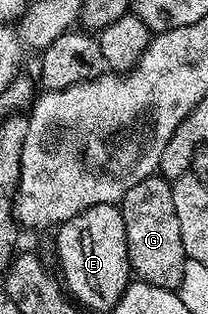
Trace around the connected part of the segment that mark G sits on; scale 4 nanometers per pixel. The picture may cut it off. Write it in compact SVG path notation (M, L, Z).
M153 175L134 183L130 191L118 203L122 223L126 227L128 261L137 278L154 287L179 290L182 283L185 255L182 247L182 231L178 227L178 211L174 211L172 181Z

